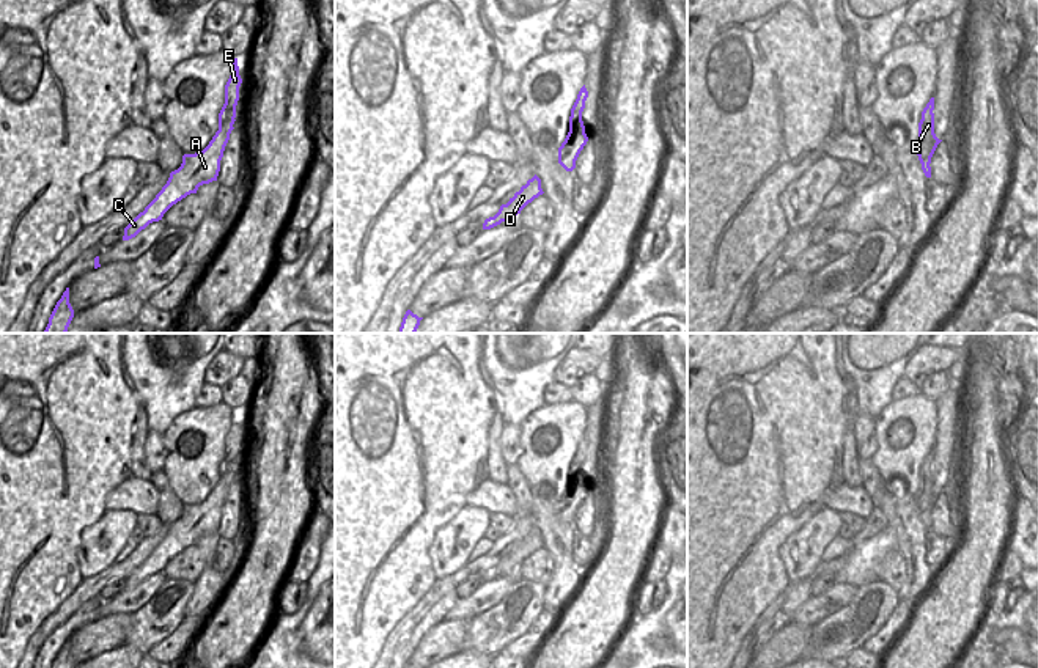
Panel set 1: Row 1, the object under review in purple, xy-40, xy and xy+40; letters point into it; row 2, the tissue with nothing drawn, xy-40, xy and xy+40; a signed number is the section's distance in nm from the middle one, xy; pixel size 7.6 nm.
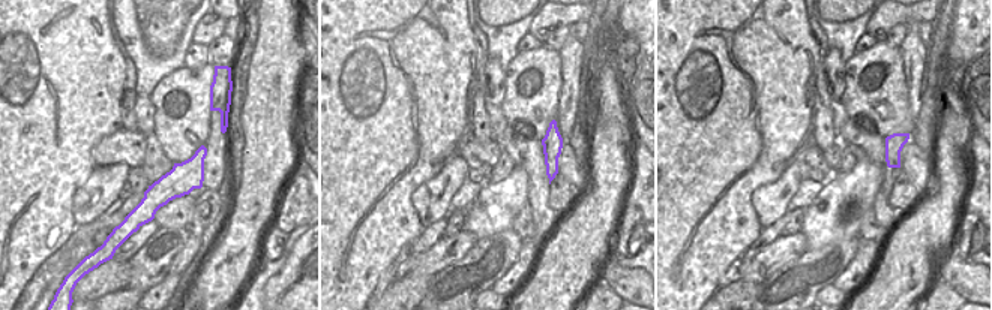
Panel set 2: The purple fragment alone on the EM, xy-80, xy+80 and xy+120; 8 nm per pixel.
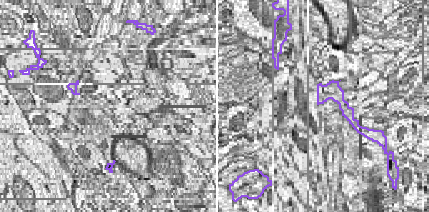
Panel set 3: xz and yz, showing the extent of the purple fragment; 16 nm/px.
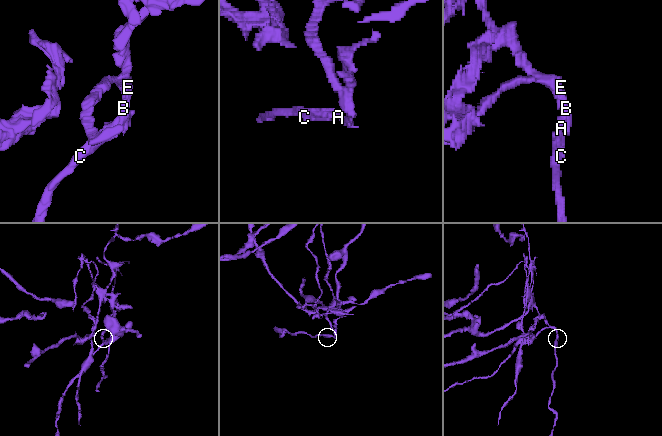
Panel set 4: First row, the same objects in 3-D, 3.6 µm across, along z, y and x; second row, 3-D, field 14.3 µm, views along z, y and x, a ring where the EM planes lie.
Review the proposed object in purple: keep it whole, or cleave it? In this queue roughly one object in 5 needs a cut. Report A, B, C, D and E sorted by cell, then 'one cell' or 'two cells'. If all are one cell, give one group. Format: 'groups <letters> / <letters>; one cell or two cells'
groups A B C D / E; two cells

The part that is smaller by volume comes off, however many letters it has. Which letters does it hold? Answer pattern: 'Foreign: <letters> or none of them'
Foreign: A, B, C, D

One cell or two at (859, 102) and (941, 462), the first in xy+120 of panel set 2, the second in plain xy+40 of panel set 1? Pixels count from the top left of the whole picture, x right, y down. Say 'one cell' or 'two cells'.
two cells

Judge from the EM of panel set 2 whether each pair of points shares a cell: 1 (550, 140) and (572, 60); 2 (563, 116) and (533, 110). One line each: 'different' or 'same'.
1: same
2: different

